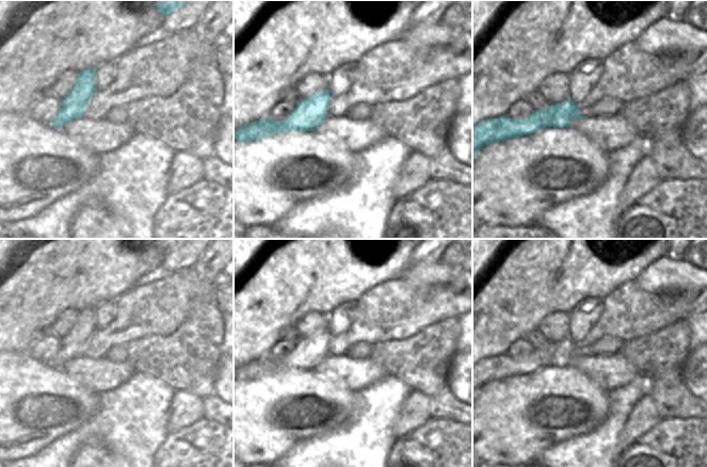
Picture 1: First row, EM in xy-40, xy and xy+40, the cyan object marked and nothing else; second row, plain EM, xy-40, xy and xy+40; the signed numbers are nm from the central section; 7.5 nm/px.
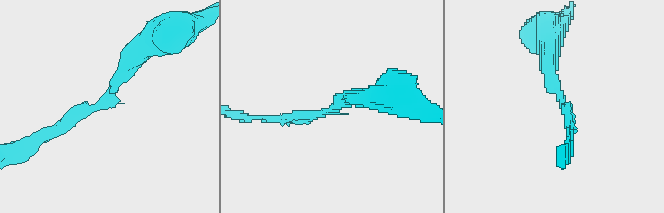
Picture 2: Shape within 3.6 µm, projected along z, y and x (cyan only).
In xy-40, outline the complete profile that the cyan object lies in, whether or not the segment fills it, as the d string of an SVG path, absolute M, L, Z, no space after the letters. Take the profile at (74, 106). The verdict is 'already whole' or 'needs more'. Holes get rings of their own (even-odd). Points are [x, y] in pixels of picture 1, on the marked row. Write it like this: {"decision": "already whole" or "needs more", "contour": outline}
{"decision": "already whole", "contour": "M97 67L78 74L78 81L71 92L61 101L61 109L52 126L61 129L66 123L84 116L93 94L97 91L95 73Z"}

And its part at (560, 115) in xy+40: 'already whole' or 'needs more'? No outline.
already whole

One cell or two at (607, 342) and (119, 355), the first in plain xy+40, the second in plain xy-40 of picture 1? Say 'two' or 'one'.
one

